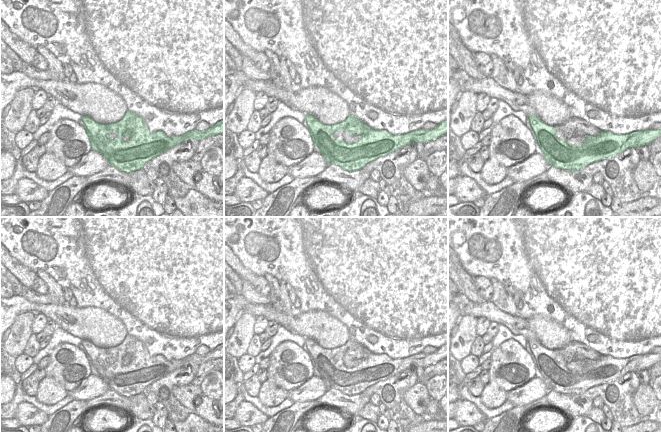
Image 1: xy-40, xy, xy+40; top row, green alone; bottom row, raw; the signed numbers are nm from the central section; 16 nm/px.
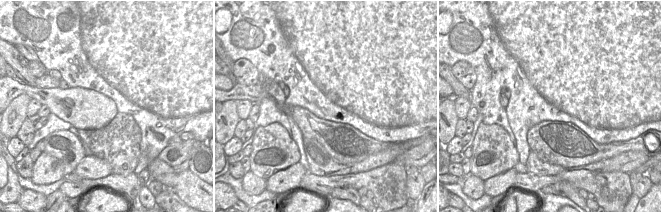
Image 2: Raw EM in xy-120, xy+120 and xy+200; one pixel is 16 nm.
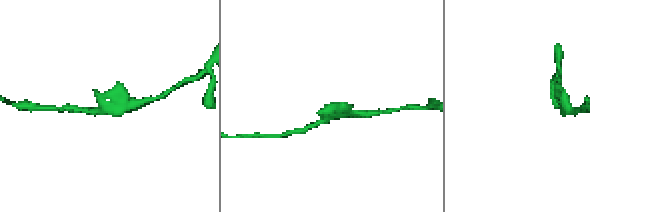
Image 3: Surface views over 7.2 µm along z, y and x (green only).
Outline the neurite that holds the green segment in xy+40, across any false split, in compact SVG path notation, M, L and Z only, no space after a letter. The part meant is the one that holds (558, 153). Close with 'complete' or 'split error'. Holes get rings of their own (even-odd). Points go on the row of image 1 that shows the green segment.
M538 116L527 117L549 166L568 171L580 171L594 162L614 157L628 148L650 145L661 136L661 129L635 131L623 135L601 131L597 136L587 135L584 143L575 146L564 139L556 138L557 127L548 126Z | complete

